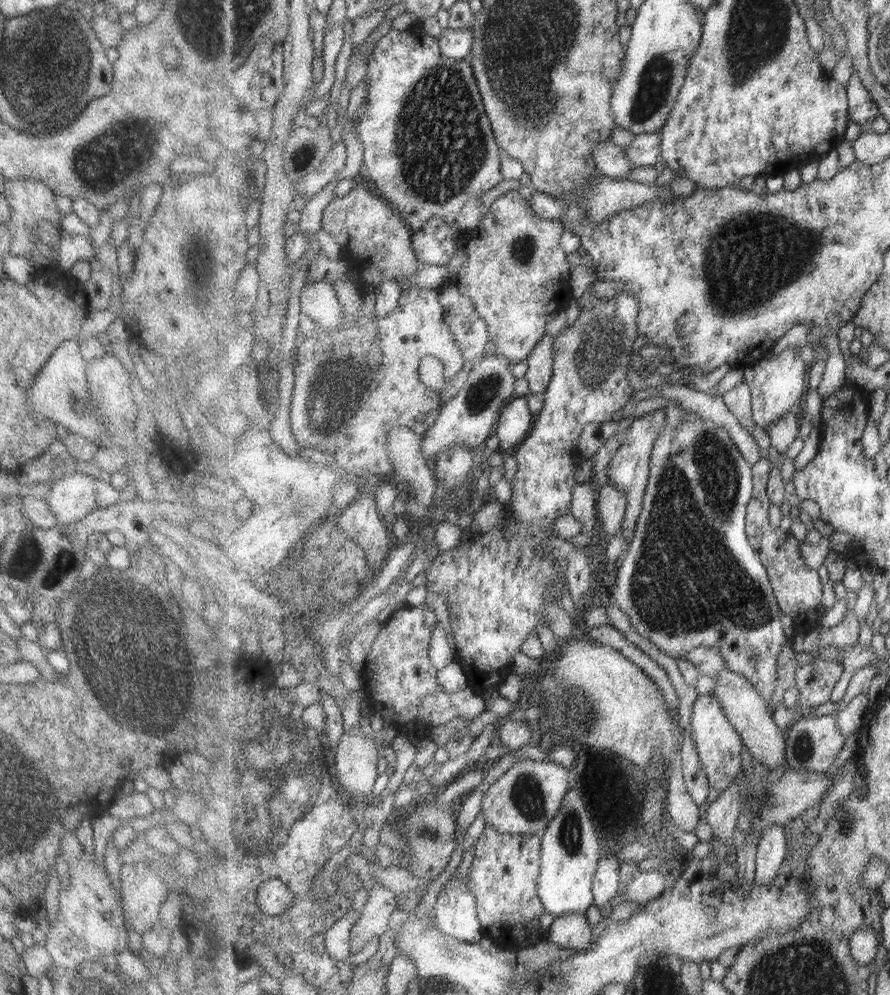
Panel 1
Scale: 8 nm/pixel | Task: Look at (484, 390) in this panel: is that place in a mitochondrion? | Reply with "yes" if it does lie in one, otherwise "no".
yes

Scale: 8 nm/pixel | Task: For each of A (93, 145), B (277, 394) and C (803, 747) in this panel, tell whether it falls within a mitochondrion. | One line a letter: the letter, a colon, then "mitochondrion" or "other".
A: mitochondrion
B: other
C: mitochondrion

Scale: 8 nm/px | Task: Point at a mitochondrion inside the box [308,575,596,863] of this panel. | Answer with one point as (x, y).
(526, 795)

